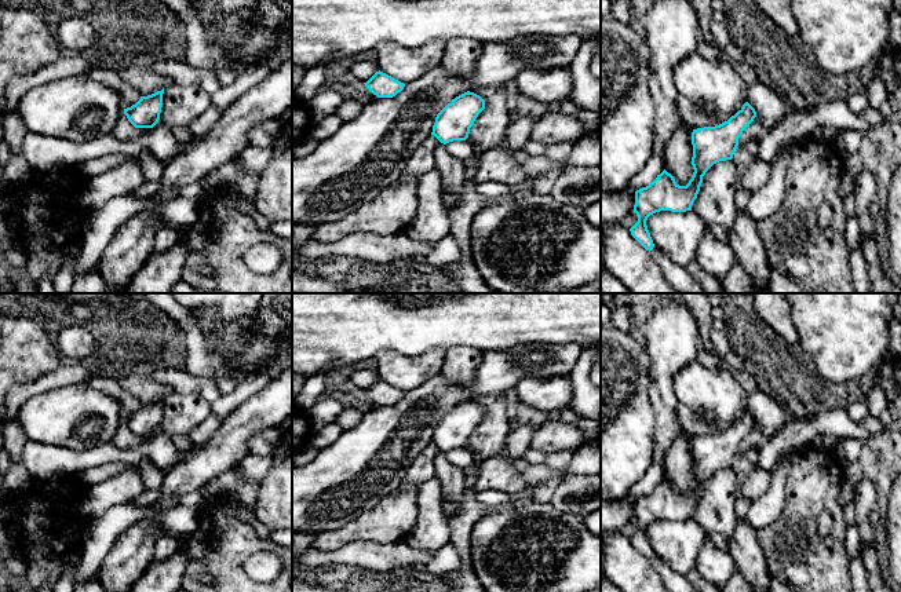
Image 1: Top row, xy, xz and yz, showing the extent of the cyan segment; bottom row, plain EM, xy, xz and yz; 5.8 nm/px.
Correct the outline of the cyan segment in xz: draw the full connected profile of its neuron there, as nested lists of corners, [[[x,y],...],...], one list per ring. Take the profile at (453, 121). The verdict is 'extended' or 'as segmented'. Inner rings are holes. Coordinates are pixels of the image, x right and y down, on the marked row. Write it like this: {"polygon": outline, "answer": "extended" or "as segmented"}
{"polygon": [[[464,92],[448,103],[435,117],[433,132],[441,143],[466,140],[478,114],[485,109],[485,101],[474,94]]], "answer": "as segmented"}

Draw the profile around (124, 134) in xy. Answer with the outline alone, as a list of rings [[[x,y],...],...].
[[[124,110],[121,112],[121,116],[118,118],[117,127],[113,129],[112,135],[116,138],[120,138],[123,140],[131,139],[131,138],[142,138],[150,132],[150,128],[135,128],[124,114]]]

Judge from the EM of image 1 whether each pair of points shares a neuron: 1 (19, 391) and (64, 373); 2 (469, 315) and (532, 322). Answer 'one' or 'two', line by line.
1: one
2: one

